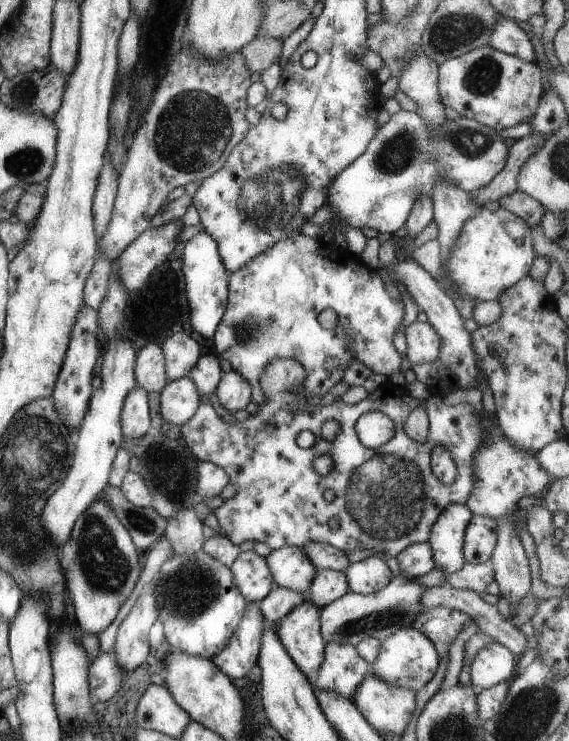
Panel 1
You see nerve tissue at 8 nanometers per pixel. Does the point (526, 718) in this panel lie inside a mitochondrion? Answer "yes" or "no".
yes

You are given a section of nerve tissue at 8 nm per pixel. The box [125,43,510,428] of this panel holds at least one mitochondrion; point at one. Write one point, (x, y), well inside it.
(193, 128)

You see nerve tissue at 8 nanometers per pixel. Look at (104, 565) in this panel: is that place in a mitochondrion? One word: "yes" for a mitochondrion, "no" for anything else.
yes

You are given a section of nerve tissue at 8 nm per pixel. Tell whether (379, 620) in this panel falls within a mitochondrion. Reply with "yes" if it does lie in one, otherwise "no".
yes

